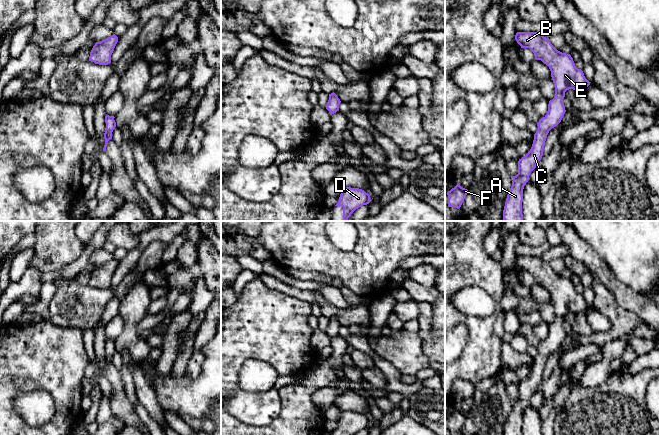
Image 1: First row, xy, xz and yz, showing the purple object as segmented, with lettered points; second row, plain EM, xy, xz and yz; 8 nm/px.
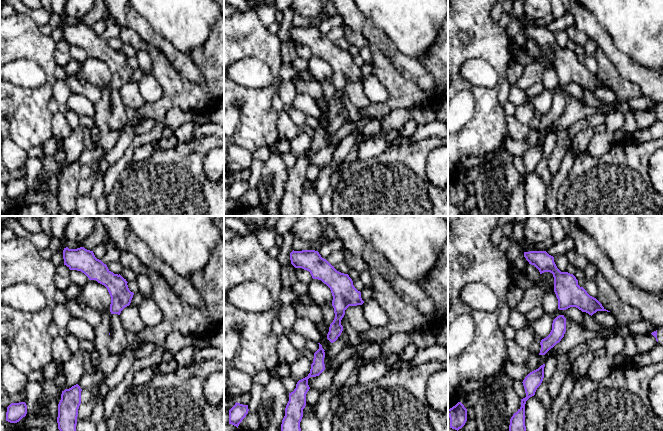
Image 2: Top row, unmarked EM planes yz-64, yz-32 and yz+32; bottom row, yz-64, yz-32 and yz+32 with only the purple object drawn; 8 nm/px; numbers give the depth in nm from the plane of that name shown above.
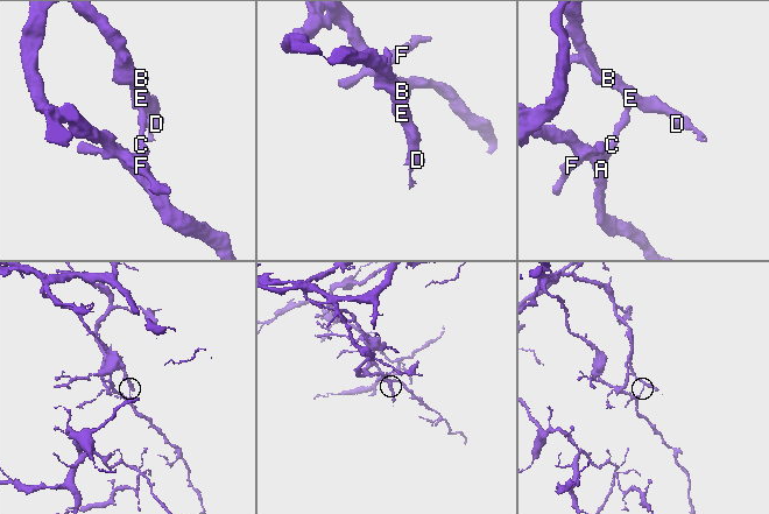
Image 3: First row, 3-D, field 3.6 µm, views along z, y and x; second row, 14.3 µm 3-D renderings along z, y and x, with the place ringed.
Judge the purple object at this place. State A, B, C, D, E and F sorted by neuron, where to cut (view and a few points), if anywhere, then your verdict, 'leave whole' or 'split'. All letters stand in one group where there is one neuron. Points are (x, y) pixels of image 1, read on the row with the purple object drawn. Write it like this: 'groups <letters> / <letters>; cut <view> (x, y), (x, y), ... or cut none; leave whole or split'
groups A C F / B D E; cut yz (543, 117), (555, 125); split

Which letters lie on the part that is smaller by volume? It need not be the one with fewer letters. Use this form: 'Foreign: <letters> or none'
Foreign: B, D, E

